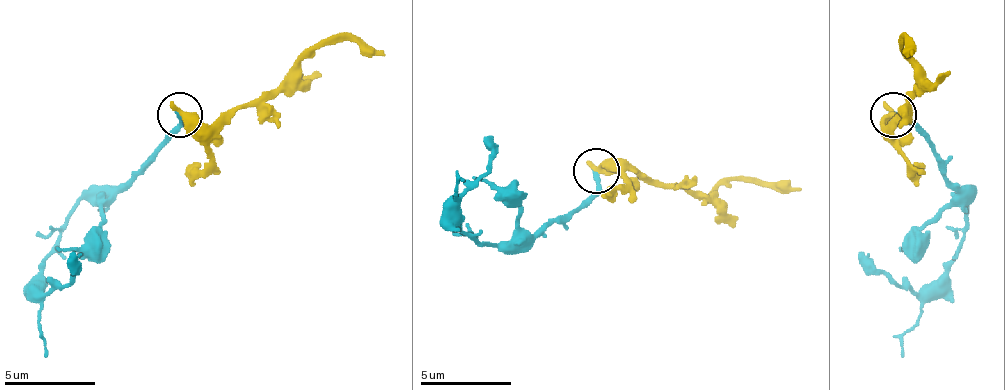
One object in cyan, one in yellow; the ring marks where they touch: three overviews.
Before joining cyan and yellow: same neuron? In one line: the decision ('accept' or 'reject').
reject

